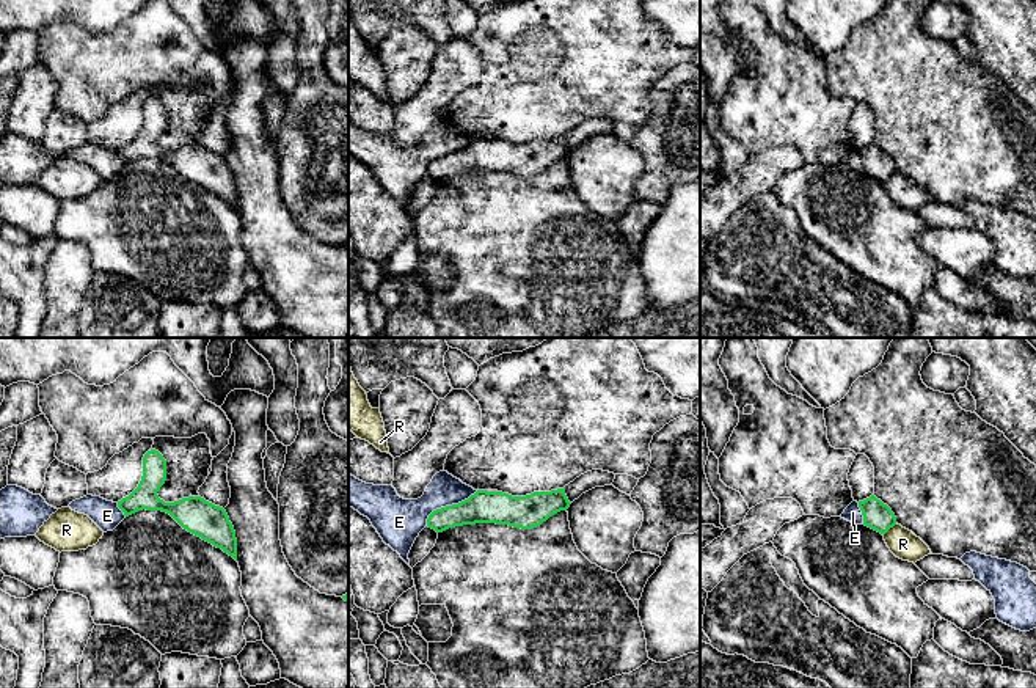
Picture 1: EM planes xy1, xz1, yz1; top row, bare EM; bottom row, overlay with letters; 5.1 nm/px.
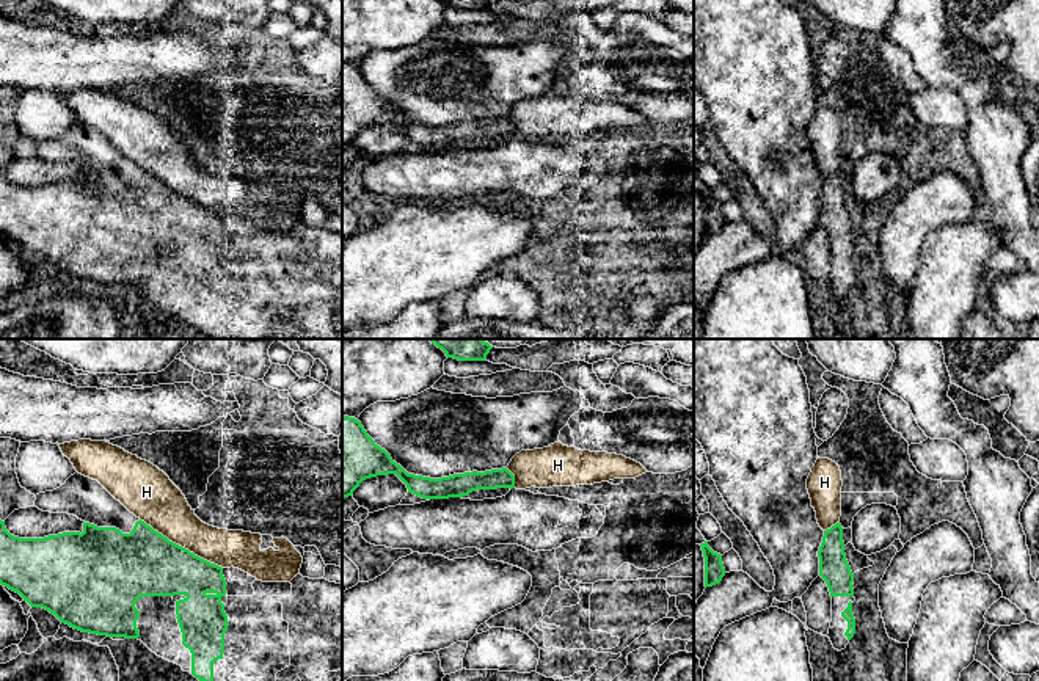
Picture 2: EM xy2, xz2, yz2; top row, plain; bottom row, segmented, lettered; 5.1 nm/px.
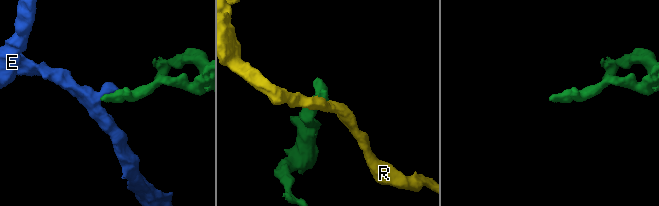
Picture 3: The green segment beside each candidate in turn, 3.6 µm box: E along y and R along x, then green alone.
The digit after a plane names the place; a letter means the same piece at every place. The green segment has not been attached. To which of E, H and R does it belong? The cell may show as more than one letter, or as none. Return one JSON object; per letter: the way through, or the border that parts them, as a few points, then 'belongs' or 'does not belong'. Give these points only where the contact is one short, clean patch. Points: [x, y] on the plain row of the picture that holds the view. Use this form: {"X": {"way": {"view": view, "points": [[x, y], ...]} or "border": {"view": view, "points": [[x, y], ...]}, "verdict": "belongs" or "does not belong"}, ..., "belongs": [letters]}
{"E": {"border": {"view": "xz1", "points": [[477, 139], [457, 151], [437, 156], [429, 164], [426, 173]]}, "verdict": "does not belong"}, "H": {"verdict": "does not belong"}, "R": {"border": {"view": "yz1", "points": [[897, 172], [882, 182]]}, "verdict": "does not belong"}, "belongs": []}

